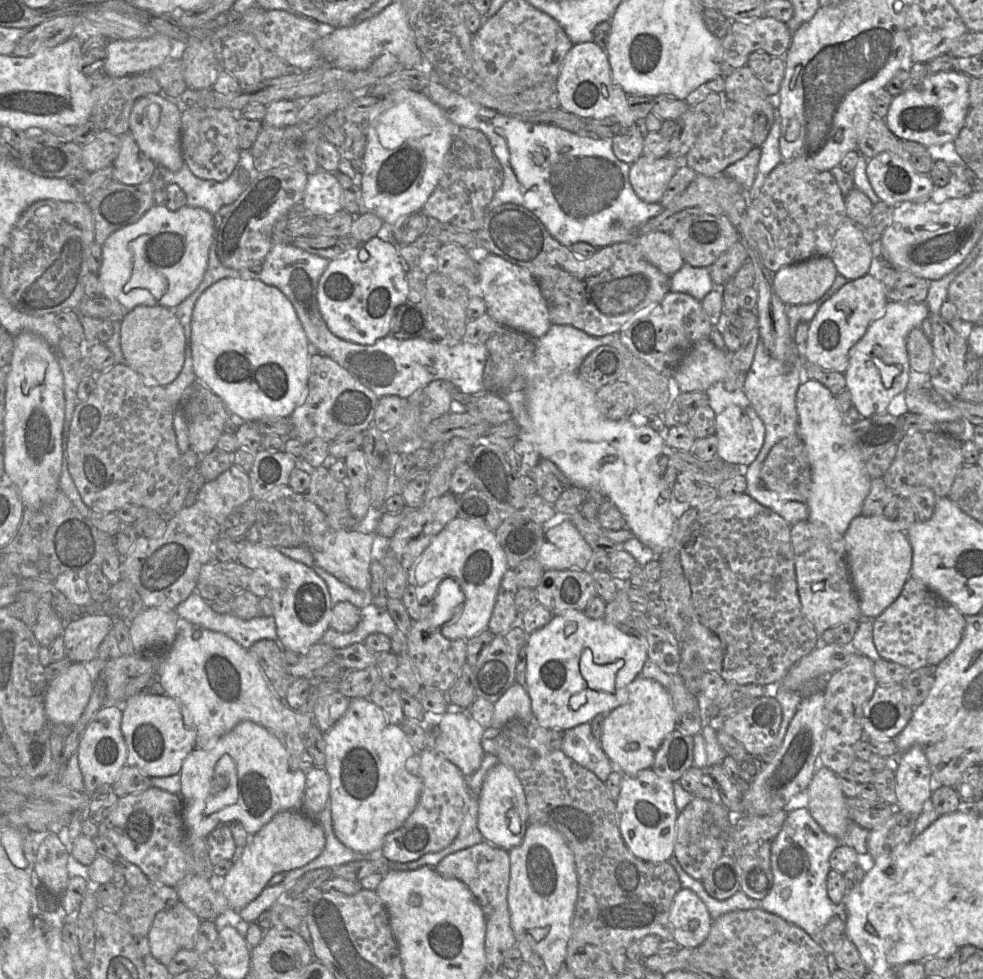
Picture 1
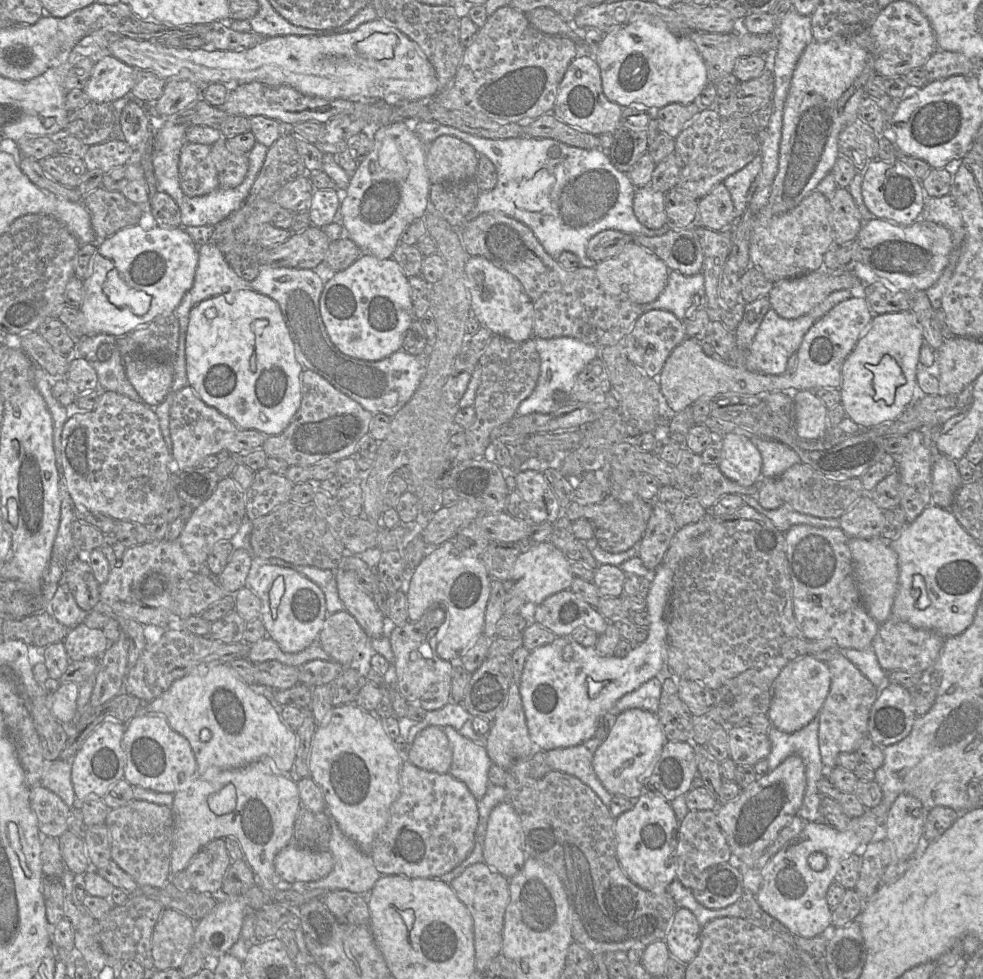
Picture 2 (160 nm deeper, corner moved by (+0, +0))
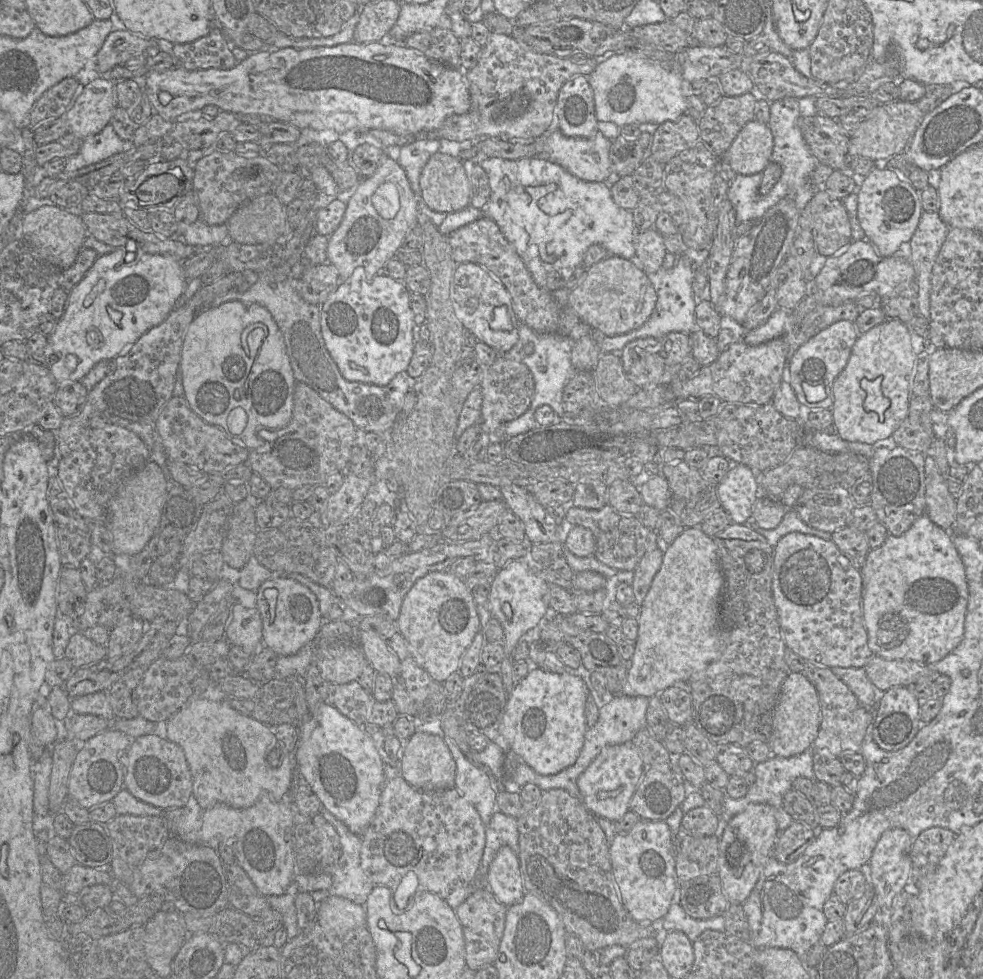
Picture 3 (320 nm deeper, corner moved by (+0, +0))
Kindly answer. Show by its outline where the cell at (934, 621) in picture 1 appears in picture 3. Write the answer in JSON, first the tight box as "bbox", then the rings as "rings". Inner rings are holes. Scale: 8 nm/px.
{"bbox":[864,656,931,692],"rings":[[[873,656],[864,666],[870,681],[880,692],[895,686],[908,686],[921,676],[931,674],[927,664],[908,659],[885,659]]]}

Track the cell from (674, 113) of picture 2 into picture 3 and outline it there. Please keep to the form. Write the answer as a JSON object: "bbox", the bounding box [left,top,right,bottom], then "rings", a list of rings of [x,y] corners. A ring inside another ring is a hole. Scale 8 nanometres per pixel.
{"bbox":[650,114,700,165],"rings":[[[684,114],[678,120],[666,121],[658,126],[650,147],[650,154],[666,165],[680,152],[692,148],[700,141],[698,121]]]}

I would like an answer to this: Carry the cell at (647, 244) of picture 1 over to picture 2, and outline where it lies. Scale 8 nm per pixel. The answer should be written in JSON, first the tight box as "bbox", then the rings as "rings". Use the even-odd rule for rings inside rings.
{"bbox":[595,245,670,305],"rings":[[[627,245],[619,254],[597,263],[595,271],[605,292],[641,305],[650,304],[661,295],[670,273],[661,259],[636,245]]]}

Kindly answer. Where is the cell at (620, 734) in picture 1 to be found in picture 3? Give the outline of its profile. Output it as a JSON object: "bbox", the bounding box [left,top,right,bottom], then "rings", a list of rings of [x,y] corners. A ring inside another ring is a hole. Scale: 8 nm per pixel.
{"bbox":[577,741,644,822],"rings":[[[631,741],[605,746],[578,777],[577,786],[585,806],[596,817],[614,822],[629,811],[630,801],[644,775],[643,761]]]}

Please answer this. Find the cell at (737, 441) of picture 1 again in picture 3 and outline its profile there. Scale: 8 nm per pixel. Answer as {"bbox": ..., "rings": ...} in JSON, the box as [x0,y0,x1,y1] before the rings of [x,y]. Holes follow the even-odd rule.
{"bbox":[717,464,762,524],"rings":[[[732,464],[717,488],[721,508],[730,515],[732,522],[748,524],[755,502],[762,495],[758,476],[746,465]]]}

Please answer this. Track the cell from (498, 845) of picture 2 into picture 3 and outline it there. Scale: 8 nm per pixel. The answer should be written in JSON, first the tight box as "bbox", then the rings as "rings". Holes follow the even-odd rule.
{"bbox":[485,846,526,907],"rings":[[[502,846],[497,851],[485,881],[496,899],[506,907],[520,902],[526,894],[518,854],[509,846]]]}

